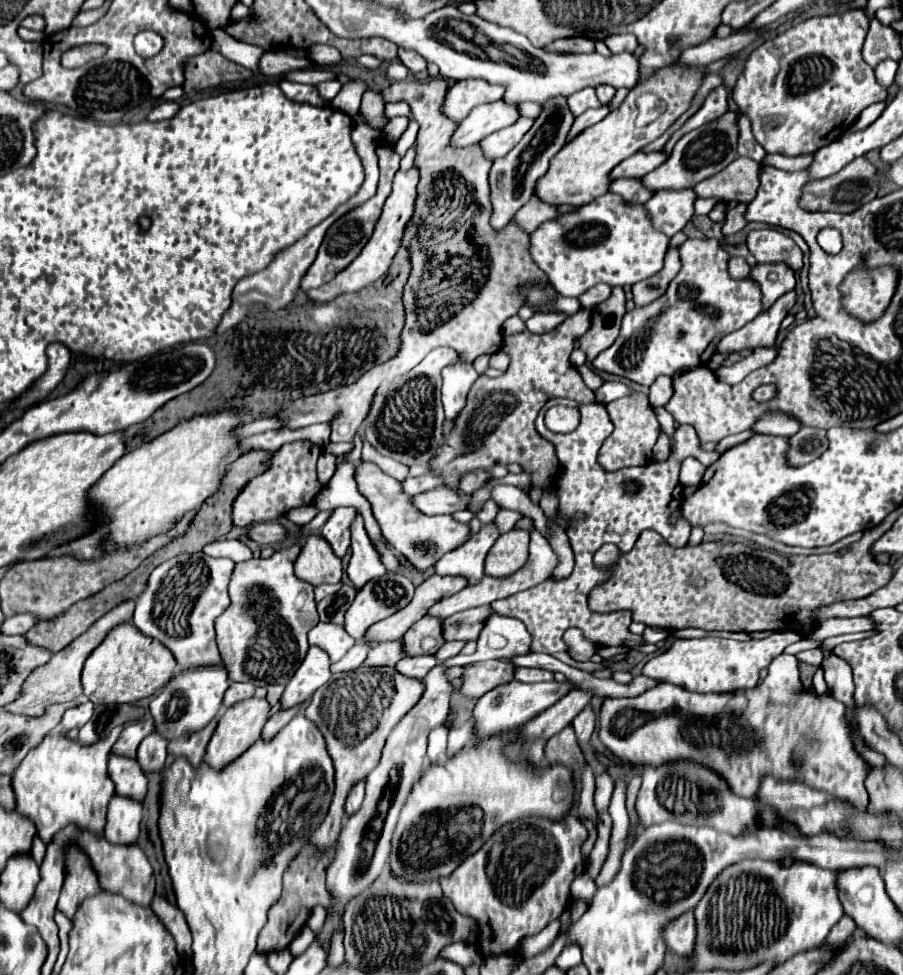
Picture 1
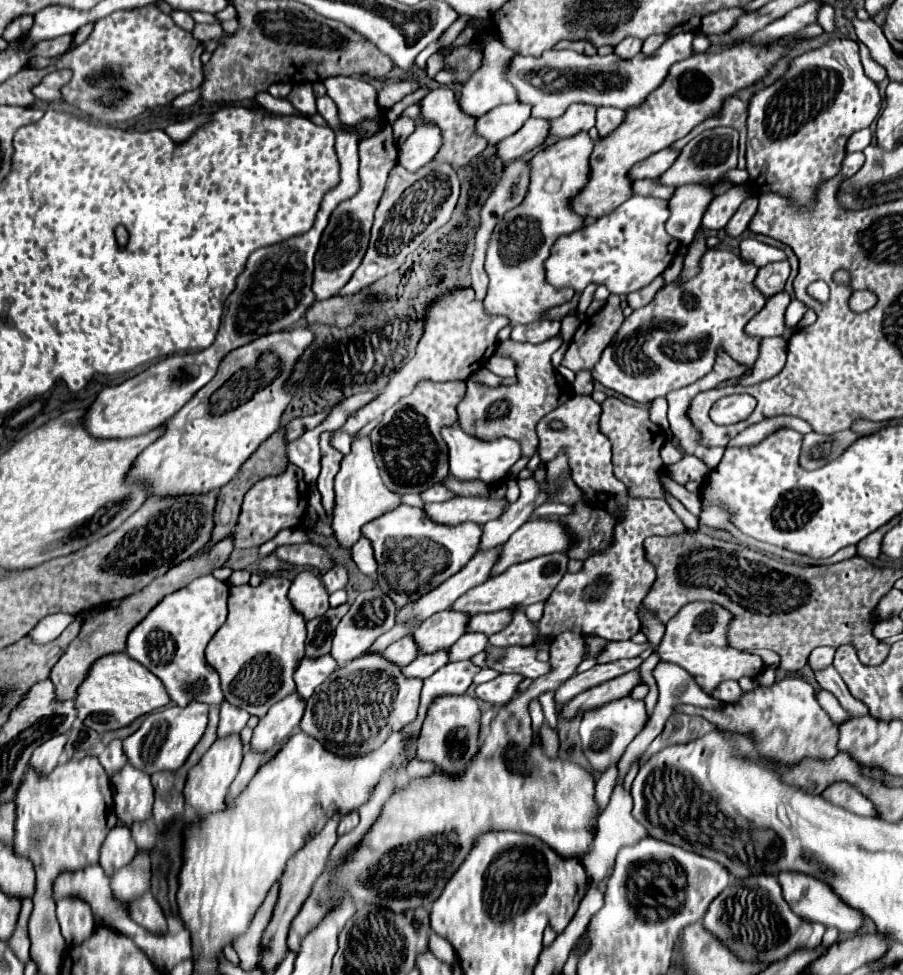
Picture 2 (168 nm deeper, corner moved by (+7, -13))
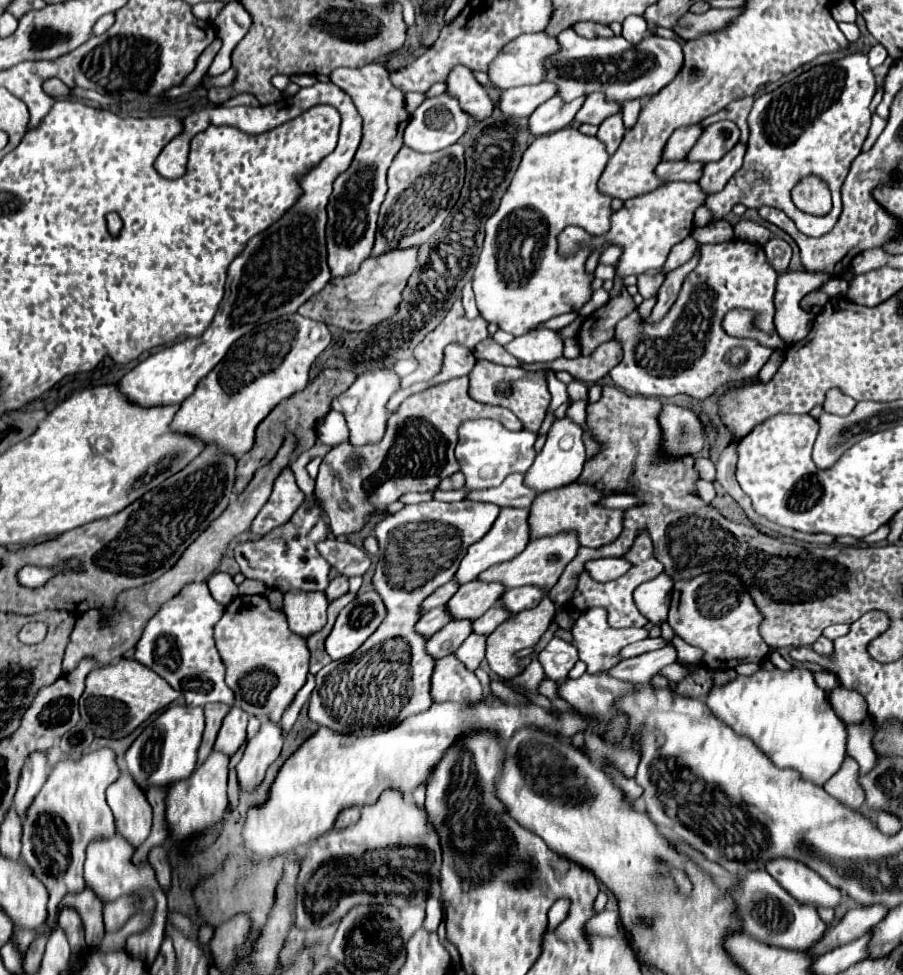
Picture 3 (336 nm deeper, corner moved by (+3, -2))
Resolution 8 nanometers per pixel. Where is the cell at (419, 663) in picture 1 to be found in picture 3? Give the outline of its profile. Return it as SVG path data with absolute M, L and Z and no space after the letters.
M449 621L439 633L435 633L425 649L433 659L447 657L471 635L471 621Z

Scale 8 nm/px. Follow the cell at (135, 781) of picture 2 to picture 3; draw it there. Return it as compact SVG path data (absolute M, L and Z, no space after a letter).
M121 771L119 779L107 789L107 803L115 815L117 831L139 847L147 839L153 819L153 809L145 791L127 771Z

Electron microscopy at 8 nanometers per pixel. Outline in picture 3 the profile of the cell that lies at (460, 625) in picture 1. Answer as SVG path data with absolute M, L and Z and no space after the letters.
M529 585L529 587L523 587L523 589L505 591L503 597L501 597L501 605L513 615L523 611L523 609L531 609L531 607L539 605L539 589Z

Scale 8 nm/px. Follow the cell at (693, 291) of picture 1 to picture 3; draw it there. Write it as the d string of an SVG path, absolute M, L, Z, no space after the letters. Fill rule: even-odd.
M731 239L719 245L701 245L699 265L685 277L677 301L661 321L647 323L635 309L617 323L613 339L621 345L623 359L609 371L613 383L633 395L673 397L683 393L701 401L729 381L757 377L759 369L769 359L771 349L749 339L727 337L721 329L721 319L731 309L751 309L757 313L755 327L771 333L775 329L775 281L777 273L769 267L763 249L753 243ZM735 347L747 351L745 363L739 367L725 361L725 355Z

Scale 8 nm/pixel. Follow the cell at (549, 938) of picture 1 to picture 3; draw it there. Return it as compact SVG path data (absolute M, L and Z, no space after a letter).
M569 899L555 901L555 905L549 909L549 929L555 929L563 921L563 917L567 917L567 909L569 909Z

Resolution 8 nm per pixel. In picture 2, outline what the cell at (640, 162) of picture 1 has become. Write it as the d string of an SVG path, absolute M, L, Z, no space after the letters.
M665 148L665 150L659 150L657 154L645 158L643 162L635 164L629 172L629 176L633 180L643 180L643 178L653 178L657 180L663 172L667 172L671 168L671 164L675 162L675 158L679 156L679 150L675 148Z

